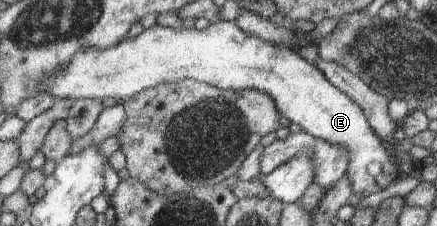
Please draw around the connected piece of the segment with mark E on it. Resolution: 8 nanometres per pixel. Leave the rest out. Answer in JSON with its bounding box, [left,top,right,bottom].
[45,21,400,195]

